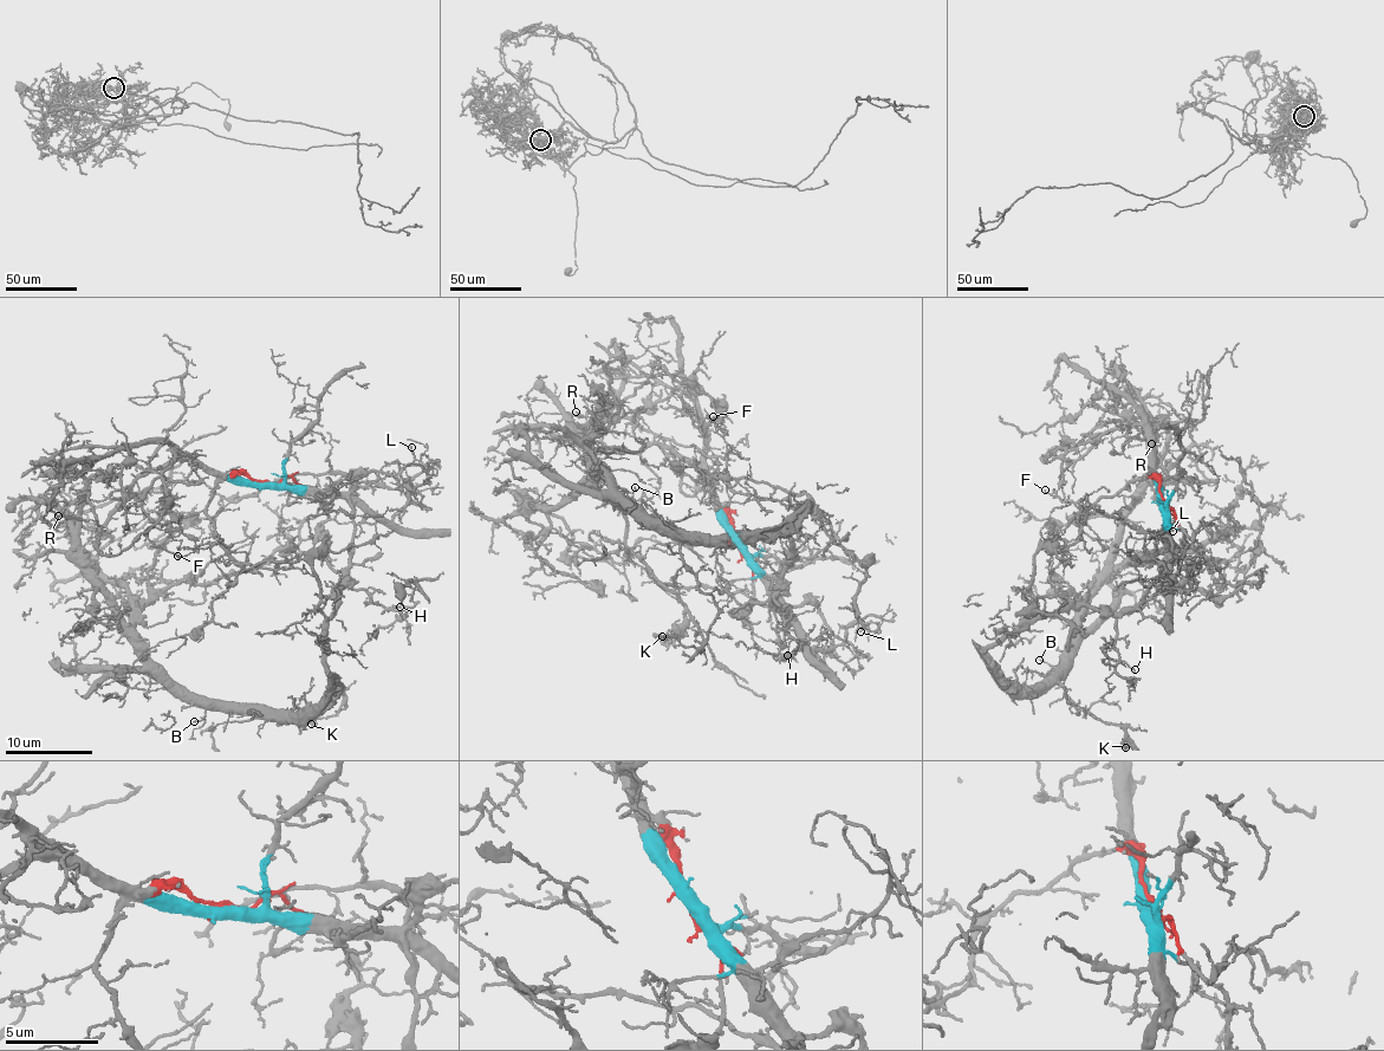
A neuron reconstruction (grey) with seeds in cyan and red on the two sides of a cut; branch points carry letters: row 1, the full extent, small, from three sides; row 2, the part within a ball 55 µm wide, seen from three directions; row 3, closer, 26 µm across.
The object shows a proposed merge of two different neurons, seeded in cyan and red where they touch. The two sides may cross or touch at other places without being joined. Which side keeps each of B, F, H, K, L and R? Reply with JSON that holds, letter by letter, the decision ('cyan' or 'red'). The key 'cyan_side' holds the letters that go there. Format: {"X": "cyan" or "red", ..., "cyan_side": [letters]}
{"B": "red", "F": "cyan", "H": "red", "K": "red", "L": "cyan", "R": "cyan", "cyan_side": ["F", "L", "R"]}

